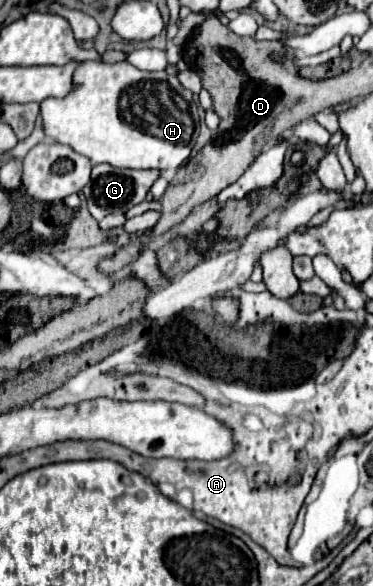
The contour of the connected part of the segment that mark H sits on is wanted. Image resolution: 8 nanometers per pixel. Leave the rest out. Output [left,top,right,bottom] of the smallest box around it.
[41,60,199,172]

